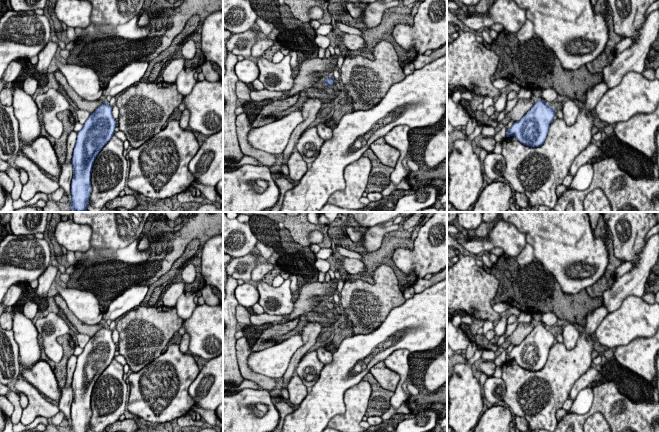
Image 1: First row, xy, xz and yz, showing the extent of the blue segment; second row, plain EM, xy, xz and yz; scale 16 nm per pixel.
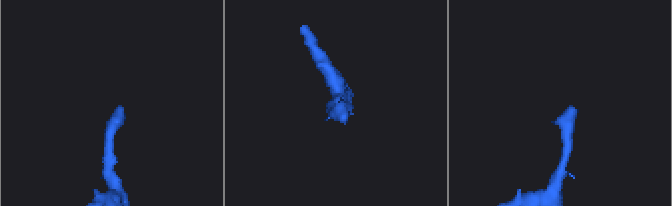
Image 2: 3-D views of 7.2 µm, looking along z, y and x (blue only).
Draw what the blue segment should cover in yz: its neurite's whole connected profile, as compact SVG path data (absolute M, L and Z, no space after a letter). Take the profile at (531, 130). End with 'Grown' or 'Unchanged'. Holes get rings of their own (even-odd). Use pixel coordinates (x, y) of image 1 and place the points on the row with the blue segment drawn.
M533 90L533 97L539 100L532 108L506 131L506 137L514 136L523 145L540 147L544 144L555 110L542 100L541 90Z. Grown

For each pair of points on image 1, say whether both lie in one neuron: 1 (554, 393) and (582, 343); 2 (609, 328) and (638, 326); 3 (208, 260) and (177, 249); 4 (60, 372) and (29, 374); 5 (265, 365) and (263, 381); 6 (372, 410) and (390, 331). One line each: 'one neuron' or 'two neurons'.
1: one neuron
2: one neuron
3: two neurons
4: two neurons
5: two neurons
6: two neurons

